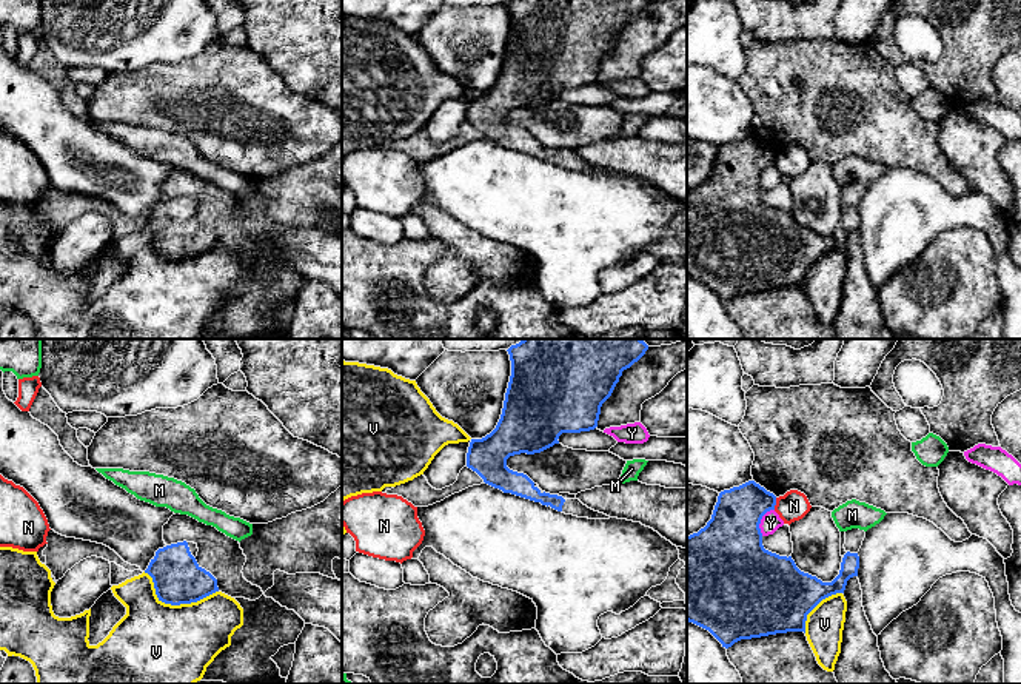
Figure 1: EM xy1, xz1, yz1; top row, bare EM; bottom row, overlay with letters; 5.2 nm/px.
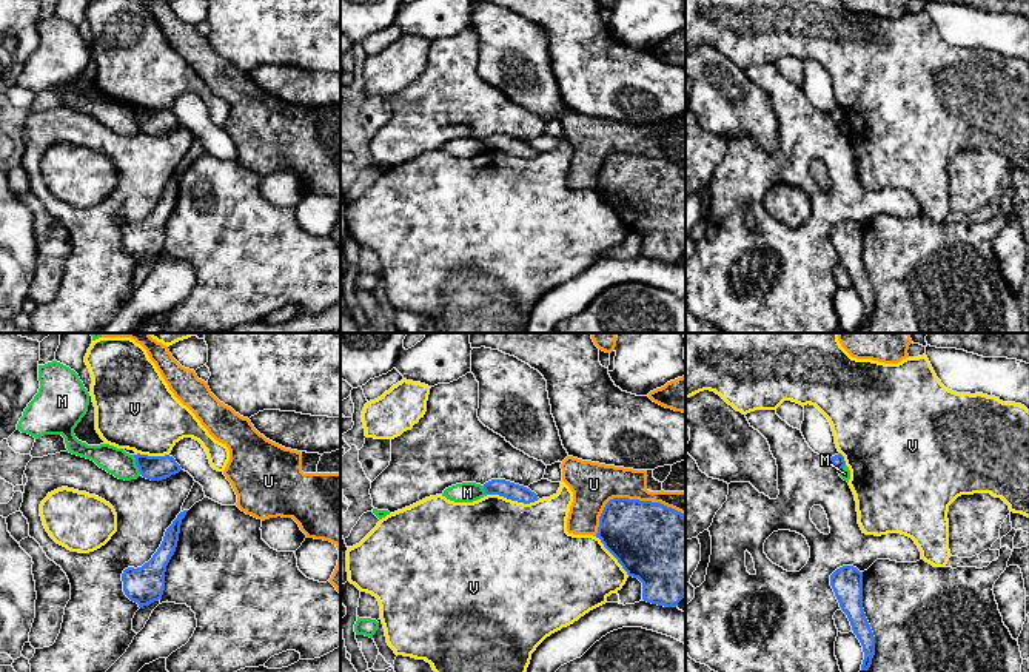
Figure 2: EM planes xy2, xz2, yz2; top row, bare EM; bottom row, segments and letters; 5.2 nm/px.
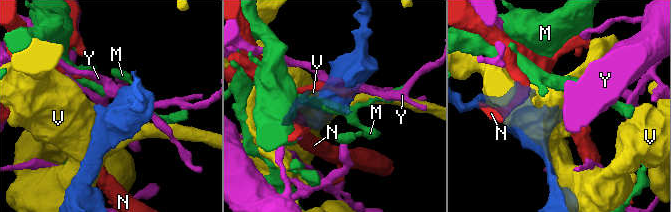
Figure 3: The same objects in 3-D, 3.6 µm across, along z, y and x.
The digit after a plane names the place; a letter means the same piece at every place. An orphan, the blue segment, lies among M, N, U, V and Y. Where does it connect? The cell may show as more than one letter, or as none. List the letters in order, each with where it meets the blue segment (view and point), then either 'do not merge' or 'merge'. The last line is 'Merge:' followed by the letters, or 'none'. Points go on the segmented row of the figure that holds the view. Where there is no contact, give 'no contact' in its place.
M: meets blue in xy2 at (136, 464); do not merge
N: meets blue in yz1 at (775, 504); do not merge
U: meets blue in xz2 at (629, 500); do not merge
V: meets blue in xy1 at (174, 604); do not merge
Y: meets blue in yz1 at (759, 521); do not merge
Merge: none

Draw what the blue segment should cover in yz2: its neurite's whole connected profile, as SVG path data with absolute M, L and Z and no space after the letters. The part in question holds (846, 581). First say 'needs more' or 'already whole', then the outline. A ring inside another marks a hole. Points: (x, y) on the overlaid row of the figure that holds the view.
already whole; M843 566L830 575L830 586L863 646L861 670L867 670L875 655L875 637L863 609L863 572L853 566Z

